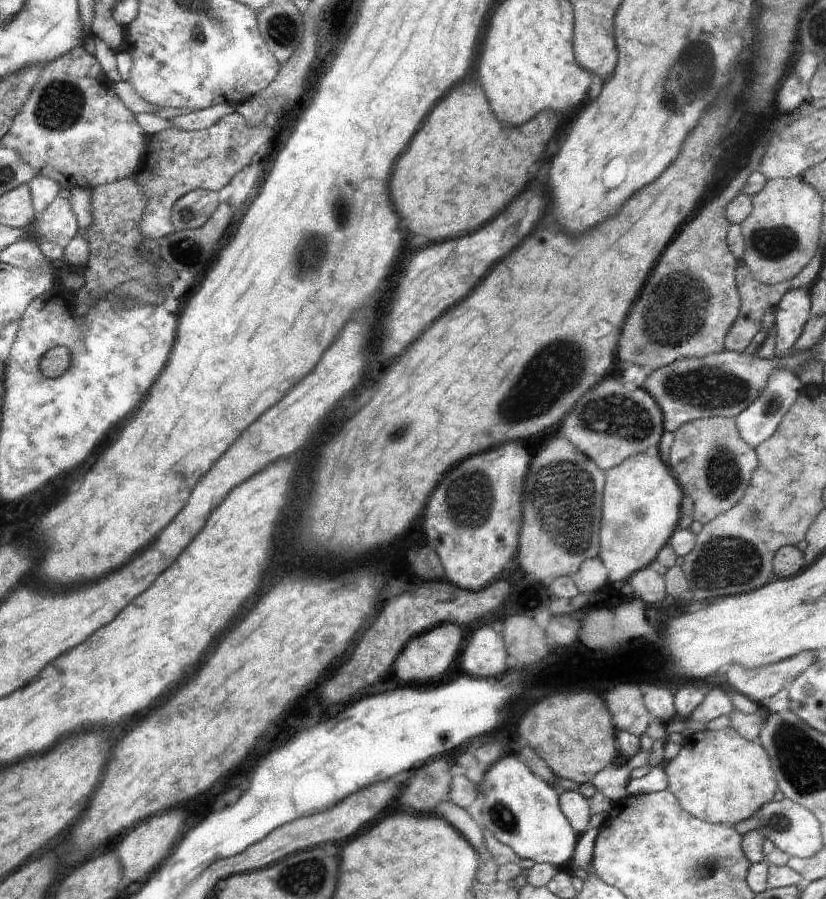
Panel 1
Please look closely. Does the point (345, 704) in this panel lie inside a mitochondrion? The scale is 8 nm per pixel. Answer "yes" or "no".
no

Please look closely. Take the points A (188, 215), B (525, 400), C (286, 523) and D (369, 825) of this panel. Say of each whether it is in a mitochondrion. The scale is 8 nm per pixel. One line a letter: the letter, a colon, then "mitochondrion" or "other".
A: mitochondrion
B: mitochondrion
C: other
D: other

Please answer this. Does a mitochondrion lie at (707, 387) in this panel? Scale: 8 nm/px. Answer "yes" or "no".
yes

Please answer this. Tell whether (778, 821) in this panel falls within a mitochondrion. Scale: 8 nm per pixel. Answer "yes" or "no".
yes

